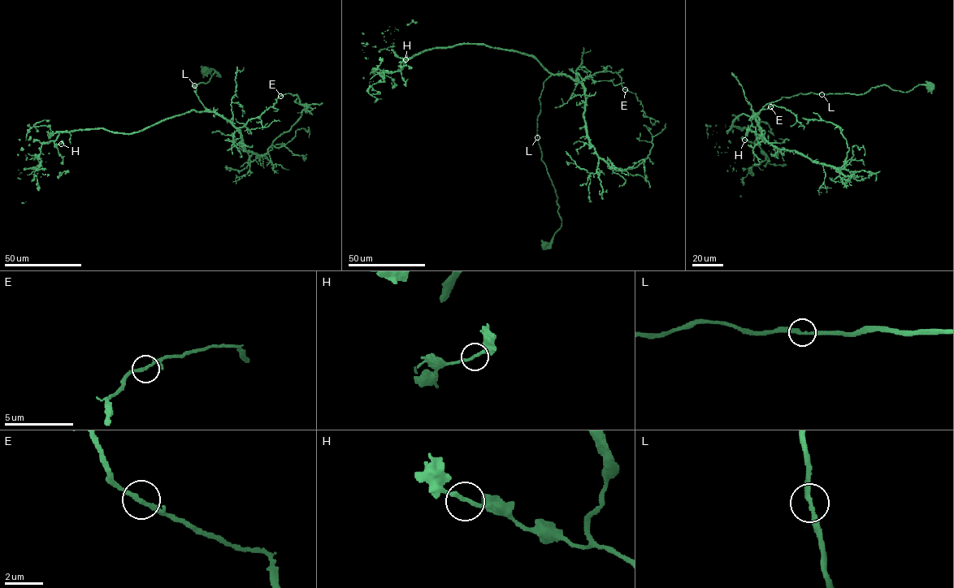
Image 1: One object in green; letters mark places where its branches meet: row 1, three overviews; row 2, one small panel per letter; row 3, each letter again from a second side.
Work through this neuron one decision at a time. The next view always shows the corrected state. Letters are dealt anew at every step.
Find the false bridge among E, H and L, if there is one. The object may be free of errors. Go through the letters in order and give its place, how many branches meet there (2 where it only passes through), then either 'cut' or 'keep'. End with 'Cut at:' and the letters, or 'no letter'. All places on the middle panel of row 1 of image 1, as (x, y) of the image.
E: (625, 89) | 2 | keep
H: (405, 59) | 2 | keep
L: (537, 137) | 2 | keep
Cut at: no letter

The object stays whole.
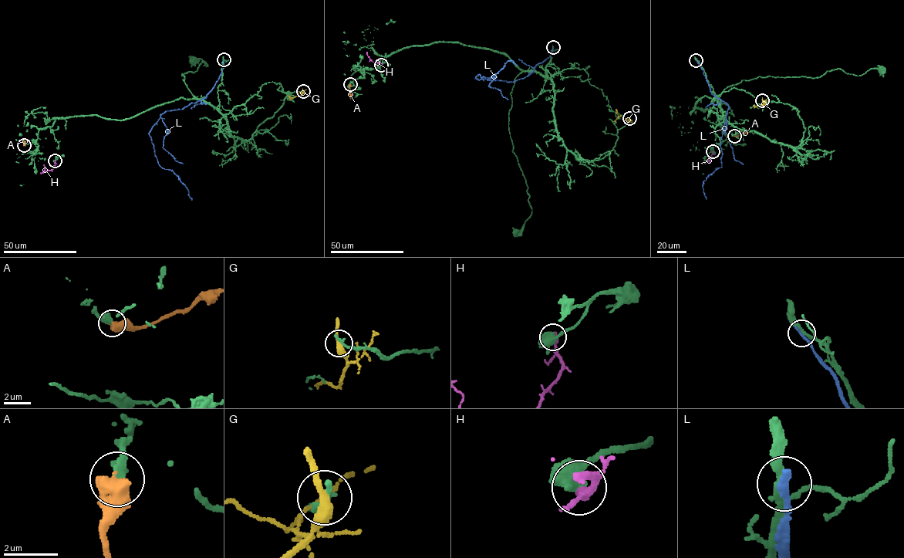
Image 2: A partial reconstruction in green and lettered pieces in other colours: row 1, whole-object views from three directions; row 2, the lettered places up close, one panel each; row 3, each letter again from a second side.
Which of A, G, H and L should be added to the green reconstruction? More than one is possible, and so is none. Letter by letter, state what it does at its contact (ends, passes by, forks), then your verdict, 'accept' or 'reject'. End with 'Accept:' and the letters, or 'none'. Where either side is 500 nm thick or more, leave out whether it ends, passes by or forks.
A: accept
G: it passes by; reject
H: it ends; reject
L: it ends; reject
Accept: A

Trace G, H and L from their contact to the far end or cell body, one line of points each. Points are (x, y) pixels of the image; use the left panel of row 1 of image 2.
G: (303, 91), (298, 96), (289, 97)
H: (55, 160), (55, 164), (52, 169), (41, 172)
L: (223, 60), (221, 73), (205, 98), (182, 109), (164, 111), (149, 133), (159, 165), (177, 176), (191, 200)

